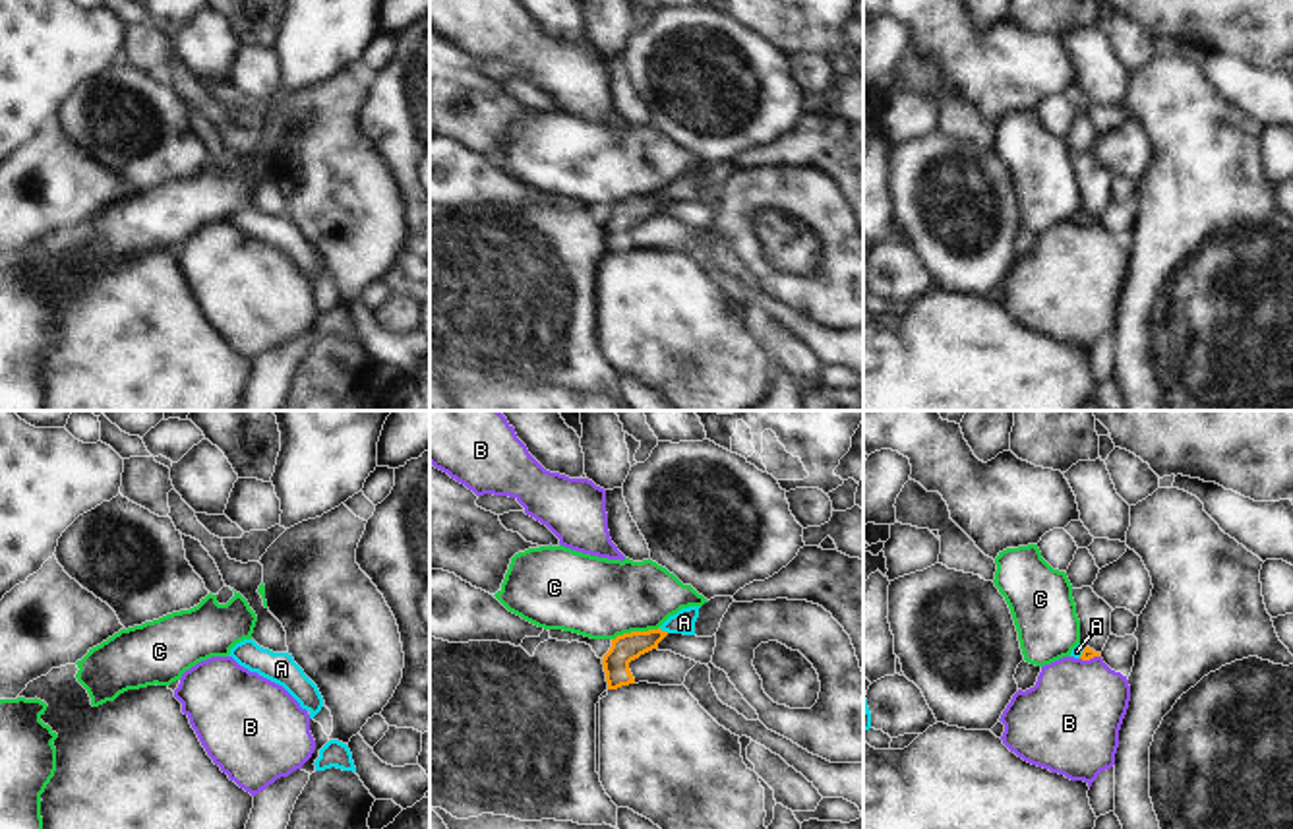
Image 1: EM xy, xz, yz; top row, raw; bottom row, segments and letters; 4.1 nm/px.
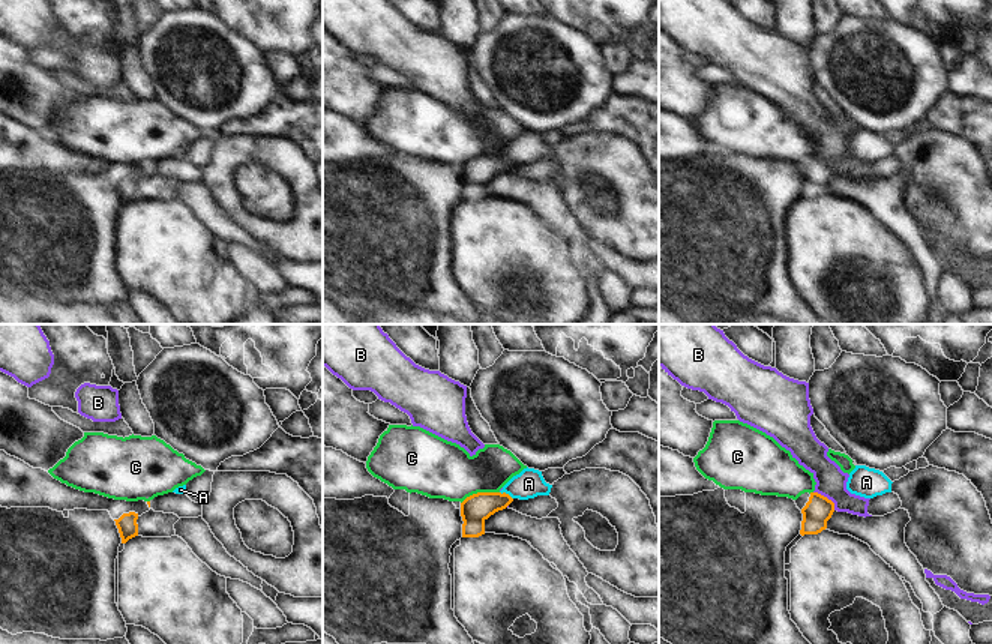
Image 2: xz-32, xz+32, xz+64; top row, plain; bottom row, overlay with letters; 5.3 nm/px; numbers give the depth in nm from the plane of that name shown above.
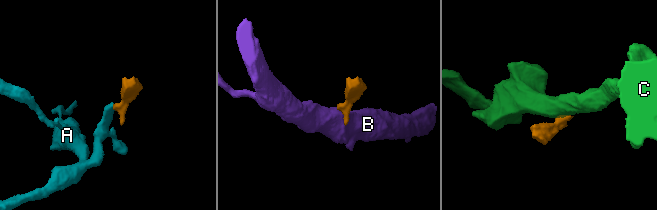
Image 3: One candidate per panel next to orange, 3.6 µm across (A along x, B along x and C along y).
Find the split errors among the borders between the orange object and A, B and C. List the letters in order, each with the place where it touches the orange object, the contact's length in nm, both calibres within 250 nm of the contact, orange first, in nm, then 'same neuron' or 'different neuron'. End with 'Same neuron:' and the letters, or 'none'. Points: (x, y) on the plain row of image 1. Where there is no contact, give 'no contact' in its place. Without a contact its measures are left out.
A: meets orange in xz at (664, 198); contact 50 nm long; 120 nm thick on the orange side, 100 nm on the other; same neuron
B: meets orange in yz at (1090, 223); contact 90 nm long; 50 nm thick on the orange side, 400 nm on the other; different neuron
C: meets orange in xz at (635, 198); contact 200 nm long; 120 nm thick on the orange side, 340 nm on the other; different neuron
Same neuron: A

